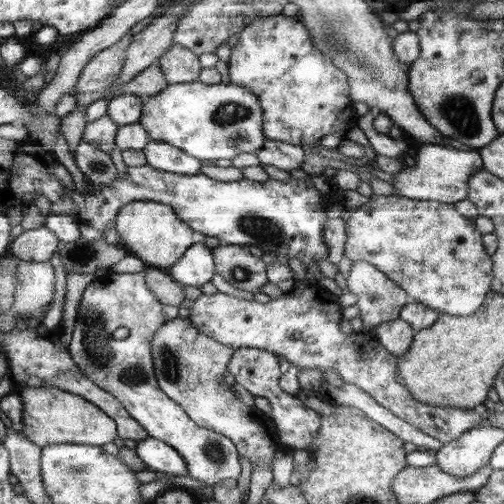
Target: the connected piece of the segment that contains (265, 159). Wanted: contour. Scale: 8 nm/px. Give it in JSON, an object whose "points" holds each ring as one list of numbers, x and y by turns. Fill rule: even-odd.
{"points":[[267,138,264,146,260,151,256,151,255,155,260,162,276,166,289,173,290,170,301,168,307,154,301,146]]}

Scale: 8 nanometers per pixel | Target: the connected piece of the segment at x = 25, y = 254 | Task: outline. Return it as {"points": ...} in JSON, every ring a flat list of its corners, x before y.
{"points":[[42,225,23,232,12,243,12,254,28,262,46,262,58,248,59,238,48,227]]}

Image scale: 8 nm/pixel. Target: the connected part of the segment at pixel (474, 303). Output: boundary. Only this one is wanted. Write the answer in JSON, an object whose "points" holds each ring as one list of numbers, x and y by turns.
{"points":[[370,196,368,202,364,203,357,210,351,210,351,218,346,220,346,242,345,255,352,261,357,262,362,260,375,266,380,272,383,272,390,280,393,280,402,290,409,294,410,299,428,308,433,308,440,313,450,314,452,316,466,316,473,315,485,304,485,300,492,291,492,284,494,279,493,259,492,255,482,246,482,236,475,222,466,217,463,213,457,211,453,204,446,204,433,200,412,200,403,196]]}

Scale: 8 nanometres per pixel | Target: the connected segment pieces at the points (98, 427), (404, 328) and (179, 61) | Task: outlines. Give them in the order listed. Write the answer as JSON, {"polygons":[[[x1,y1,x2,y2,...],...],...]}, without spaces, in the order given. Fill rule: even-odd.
{"polygons":[[[24,386,22,400,23,434,41,449,54,444,86,444,103,447,116,440,116,424,105,410,86,401,86,398,62,391,54,386]],[[400,318,376,325,372,334,394,355,402,356,412,344,415,330]],[[172,44,172,47,159,60,159,67,170,84,191,83,200,80,202,68,199,57,188,48]]]}

